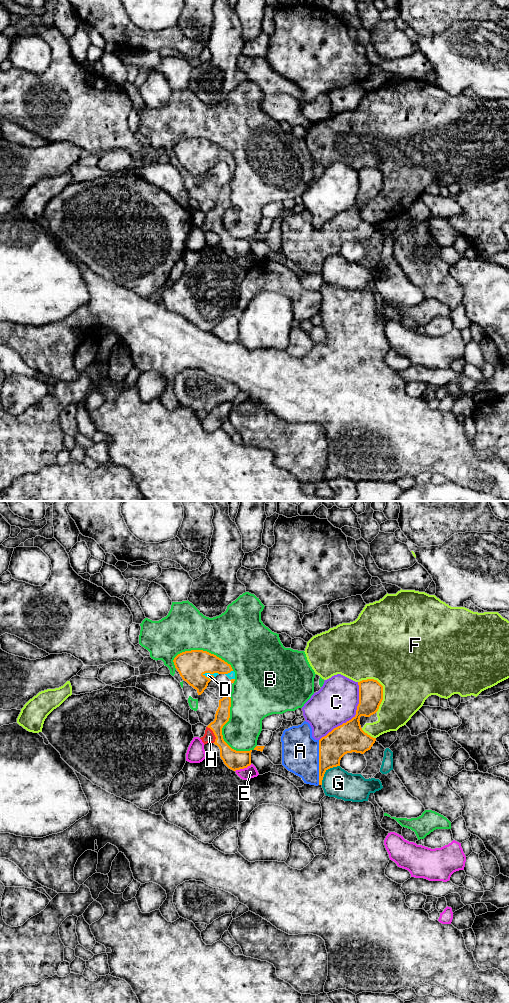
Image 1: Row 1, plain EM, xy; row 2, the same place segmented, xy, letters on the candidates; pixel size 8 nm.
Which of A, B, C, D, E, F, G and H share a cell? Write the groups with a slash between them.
A D H / B / C / E / F / G

